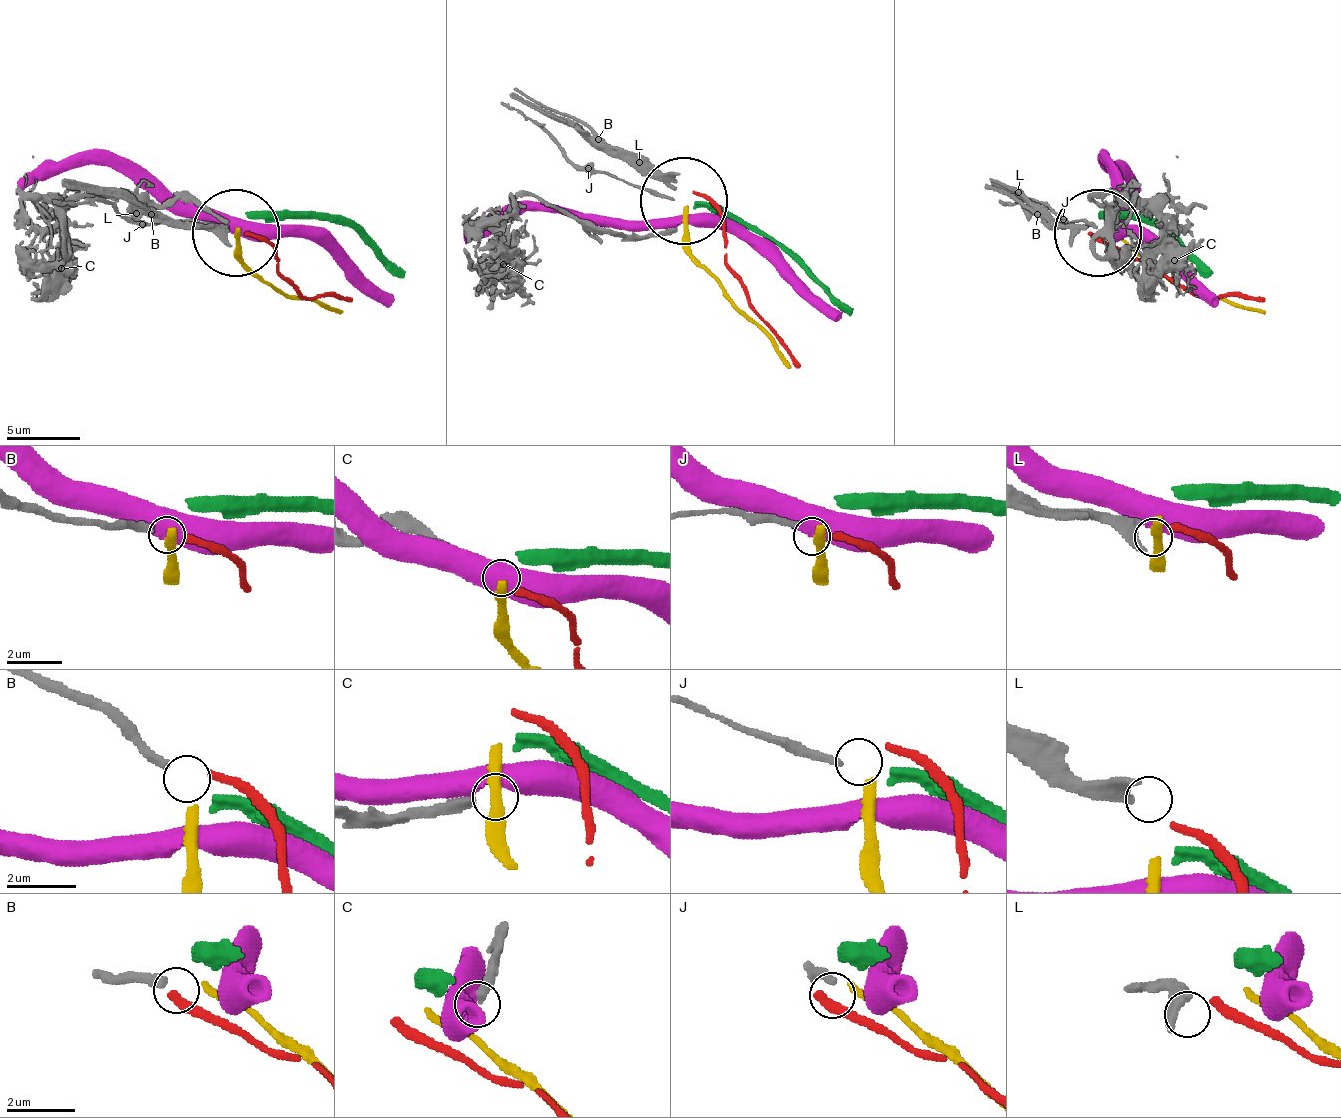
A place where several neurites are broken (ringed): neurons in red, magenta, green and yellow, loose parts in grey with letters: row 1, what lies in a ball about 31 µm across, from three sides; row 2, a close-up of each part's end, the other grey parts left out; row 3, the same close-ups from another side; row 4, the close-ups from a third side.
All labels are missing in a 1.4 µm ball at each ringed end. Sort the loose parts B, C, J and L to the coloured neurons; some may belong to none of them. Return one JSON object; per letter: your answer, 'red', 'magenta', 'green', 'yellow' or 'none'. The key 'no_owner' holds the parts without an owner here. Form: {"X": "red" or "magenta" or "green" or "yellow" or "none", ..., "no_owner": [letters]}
{"B": "yellow", "C": "none", "J": "none", "L": "none", "no_owner": ["C", "J", "L"]}

